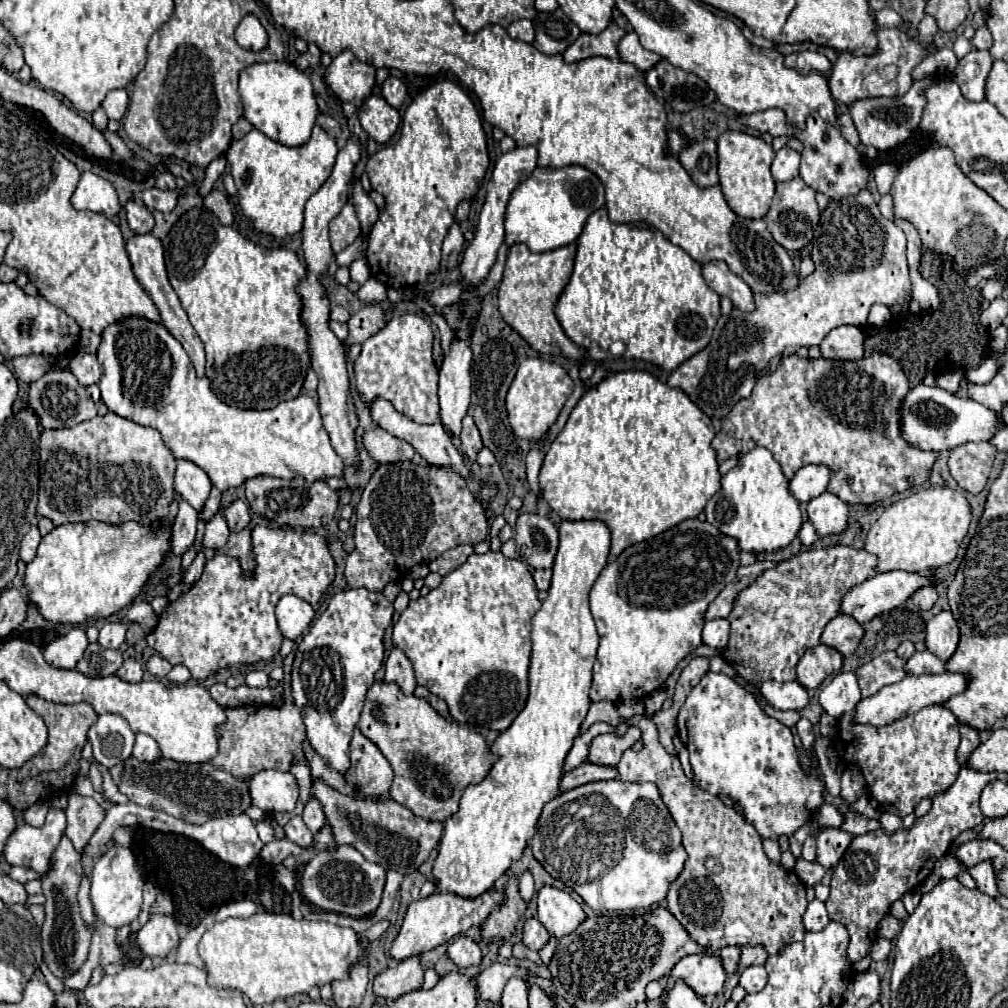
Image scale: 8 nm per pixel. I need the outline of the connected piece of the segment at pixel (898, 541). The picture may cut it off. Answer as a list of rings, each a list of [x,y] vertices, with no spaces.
[[[931,486],[887,506],[879,520],[871,526],[863,548],[879,558],[879,572],[927,572],[929,568],[937,570],[955,560],[957,550],[967,536],[969,522],[971,506],[961,490]]]

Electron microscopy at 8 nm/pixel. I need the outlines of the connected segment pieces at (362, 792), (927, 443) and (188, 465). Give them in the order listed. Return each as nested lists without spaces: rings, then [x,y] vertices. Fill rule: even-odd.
[[[357,728],[351,738],[349,760],[351,768],[345,772],[345,780],[359,792],[359,798],[381,798],[389,792],[393,782],[391,764]]]
[[[925,384],[911,388],[907,396],[901,400],[899,422],[901,422],[903,440],[925,452],[943,452],[943,450],[953,450],[967,442],[983,442],[989,440],[997,430],[1005,428],[1005,422],[983,404],[975,400],[957,398],[943,388],[925,386]]]
[[[177,460],[175,490],[191,506],[205,506],[211,490],[209,476],[189,460]]]

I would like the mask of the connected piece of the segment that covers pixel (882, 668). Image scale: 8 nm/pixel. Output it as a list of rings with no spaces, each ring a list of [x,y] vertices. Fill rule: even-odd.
[[[881,652],[881,656],[873,656],[873,660],[859,666],[855,676],[861,688],[861,698],[873,696],[873,692],[879,692],[883,686],[901,682],[907,676],[905,664],[907,660],[901,660],[895,652]]]

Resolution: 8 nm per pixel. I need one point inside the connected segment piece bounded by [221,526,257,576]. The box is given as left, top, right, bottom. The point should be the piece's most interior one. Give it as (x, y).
(239, 546)

